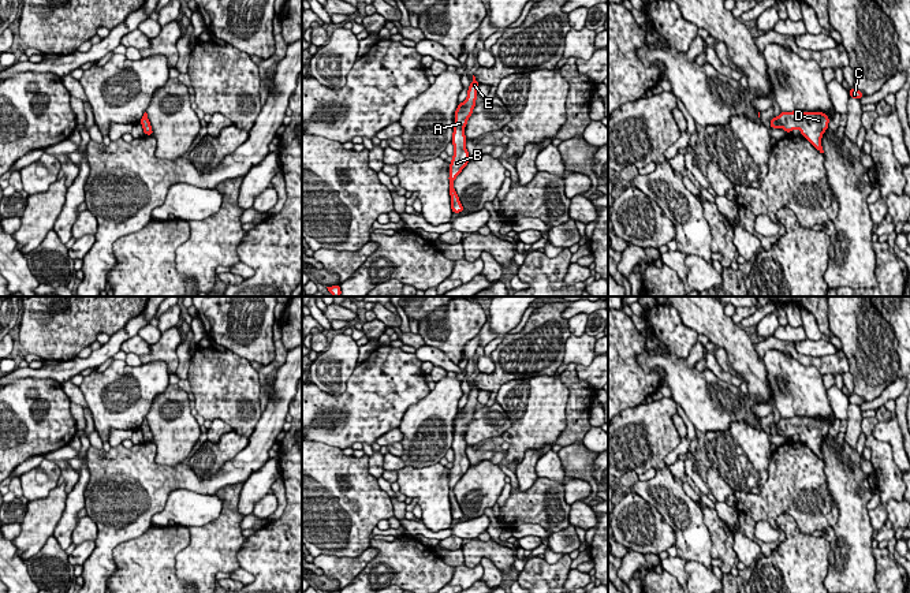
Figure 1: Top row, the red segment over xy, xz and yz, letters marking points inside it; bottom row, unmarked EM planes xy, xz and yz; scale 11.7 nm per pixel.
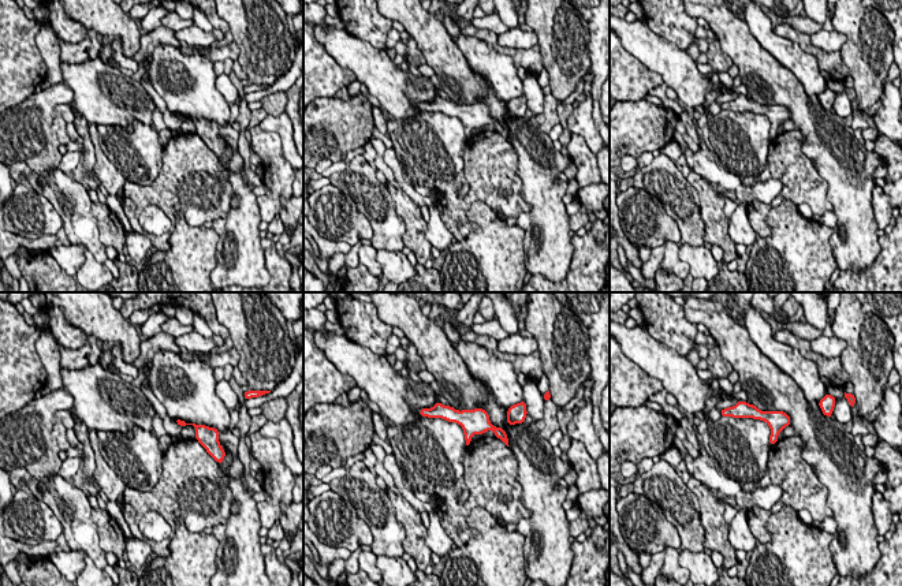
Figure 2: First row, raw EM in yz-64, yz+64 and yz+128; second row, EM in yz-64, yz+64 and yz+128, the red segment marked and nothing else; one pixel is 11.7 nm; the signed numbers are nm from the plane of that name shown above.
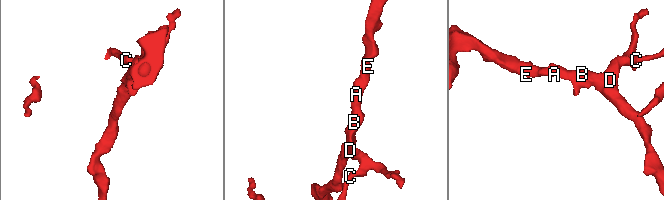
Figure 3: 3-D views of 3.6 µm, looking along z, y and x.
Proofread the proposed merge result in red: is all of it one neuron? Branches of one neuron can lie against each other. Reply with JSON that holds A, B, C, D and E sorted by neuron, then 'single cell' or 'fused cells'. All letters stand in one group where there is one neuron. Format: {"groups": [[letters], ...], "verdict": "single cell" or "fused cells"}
{"groups": [["A", "B", "C", "D", "E"]], "verdict": "single cell"}

